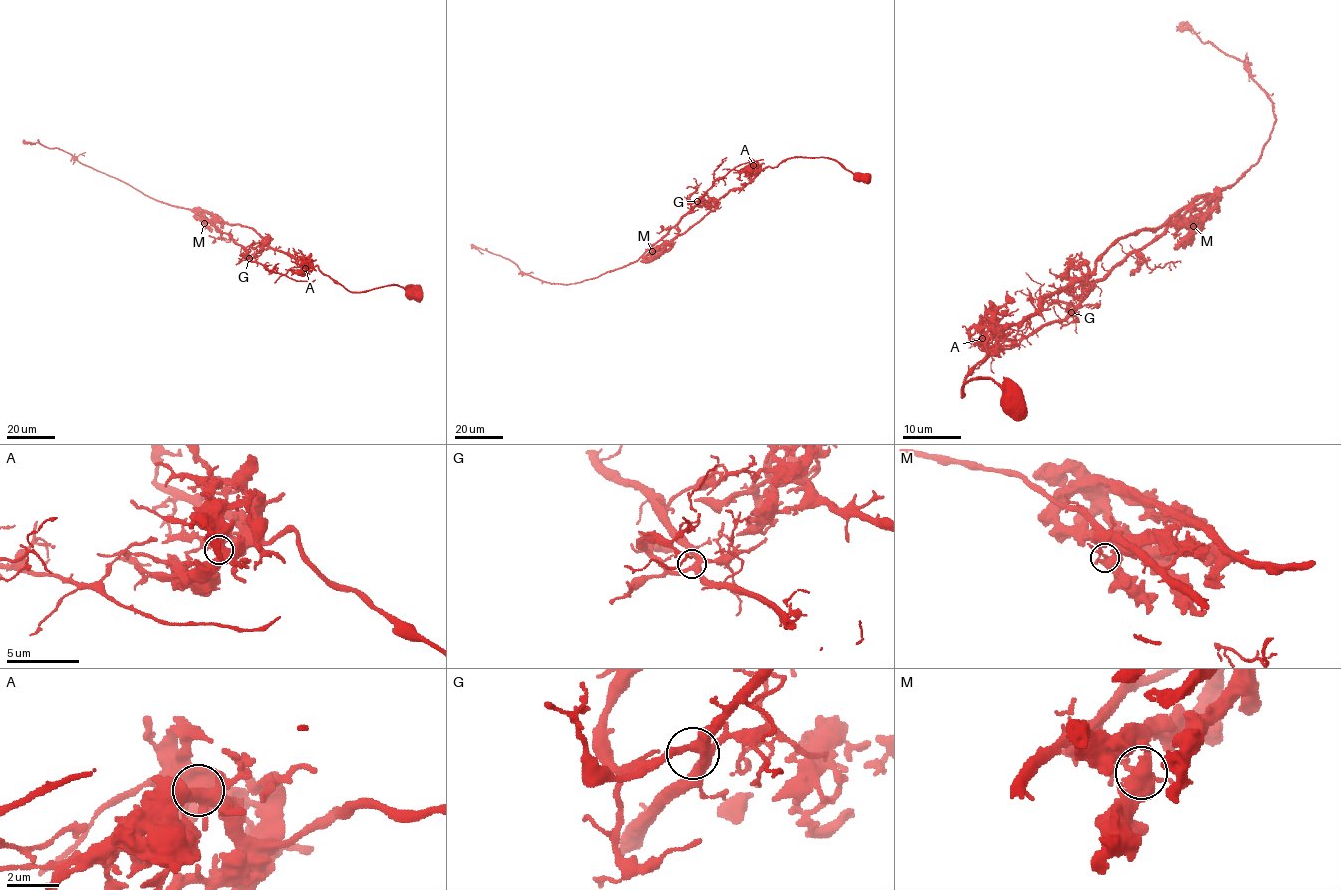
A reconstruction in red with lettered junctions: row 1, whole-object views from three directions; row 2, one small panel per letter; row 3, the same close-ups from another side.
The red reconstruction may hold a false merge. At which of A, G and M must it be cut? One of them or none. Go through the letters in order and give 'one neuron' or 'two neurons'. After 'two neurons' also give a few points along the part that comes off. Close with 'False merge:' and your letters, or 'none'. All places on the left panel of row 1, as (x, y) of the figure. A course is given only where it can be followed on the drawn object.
A: one neuron
G: one neuron
M: two neurons | (204, 223), (202, 218), (187, 208), (151, 198), (81, 164), (60, 149), (35, 143)
False merge: M

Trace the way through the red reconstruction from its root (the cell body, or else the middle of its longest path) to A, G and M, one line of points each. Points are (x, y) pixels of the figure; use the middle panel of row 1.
A: (867, 177), (854, 174), (836, 161), (825, 157), (790, 157), (776, 167), (761, 170), (753, 165)
G: (867, 177), (832, 159), (790, 157), (776, 167), (732, 169), (697, 201)
M: (867, 177), (832, 159), (790, 157), (729, 190), (713, 211), (652, 251)

